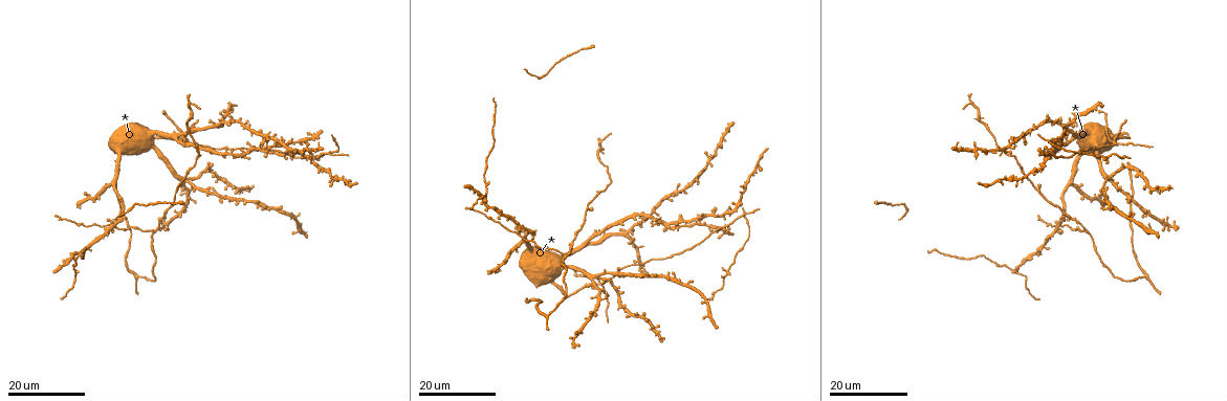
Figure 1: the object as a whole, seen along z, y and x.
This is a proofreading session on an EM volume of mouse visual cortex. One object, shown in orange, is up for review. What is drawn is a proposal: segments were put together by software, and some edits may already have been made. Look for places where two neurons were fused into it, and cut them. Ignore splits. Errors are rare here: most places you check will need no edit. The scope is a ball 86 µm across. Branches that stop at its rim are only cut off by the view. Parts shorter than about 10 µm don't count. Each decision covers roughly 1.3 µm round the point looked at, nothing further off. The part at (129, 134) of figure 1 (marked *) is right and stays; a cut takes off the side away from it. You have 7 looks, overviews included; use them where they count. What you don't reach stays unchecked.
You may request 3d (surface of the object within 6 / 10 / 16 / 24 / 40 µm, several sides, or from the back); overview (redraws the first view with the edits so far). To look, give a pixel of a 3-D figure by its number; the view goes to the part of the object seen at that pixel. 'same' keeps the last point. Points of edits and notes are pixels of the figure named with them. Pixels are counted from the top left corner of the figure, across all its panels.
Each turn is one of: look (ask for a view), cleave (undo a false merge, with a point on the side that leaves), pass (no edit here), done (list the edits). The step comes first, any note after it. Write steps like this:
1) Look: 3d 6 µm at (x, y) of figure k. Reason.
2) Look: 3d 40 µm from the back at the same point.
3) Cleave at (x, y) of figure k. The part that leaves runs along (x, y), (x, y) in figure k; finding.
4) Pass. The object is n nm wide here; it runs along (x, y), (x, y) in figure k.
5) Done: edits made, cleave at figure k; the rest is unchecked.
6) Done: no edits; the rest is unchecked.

Look: 3d 16 µm at (1115, 145) of figure 1. Four arms meet.

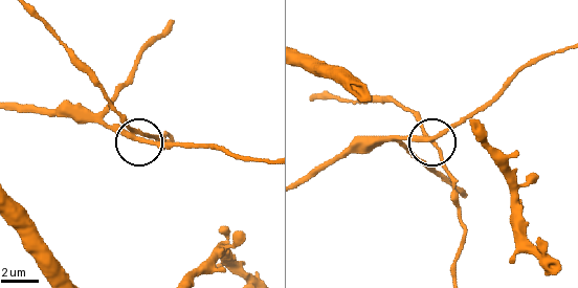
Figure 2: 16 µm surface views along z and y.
Look: 3d 6 µm at (435, 139) of figure 2.

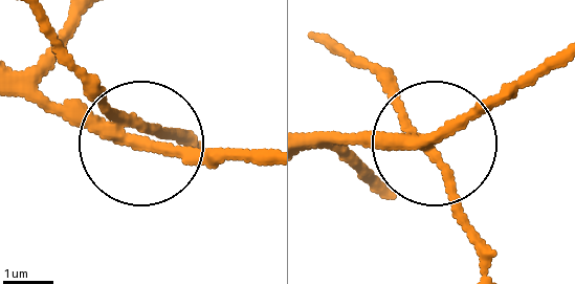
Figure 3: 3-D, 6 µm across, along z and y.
Cleave at (40, 106) of figure 3. The part that leaves runs along (116, 134), (262, 147) in figure 3; two neurons meet here.

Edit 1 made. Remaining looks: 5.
Look: 3d 24 µm at (217, 125) of figure 1. Two arms in line, one across.

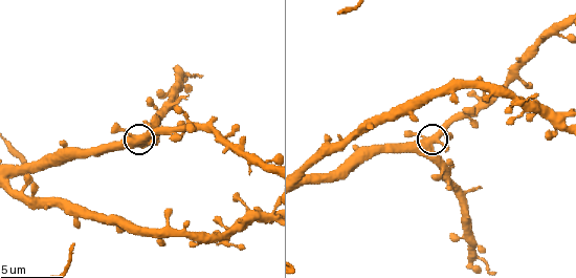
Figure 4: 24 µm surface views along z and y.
Look: 3d 10 µm at (436, 139) of figure 4. Closer look.

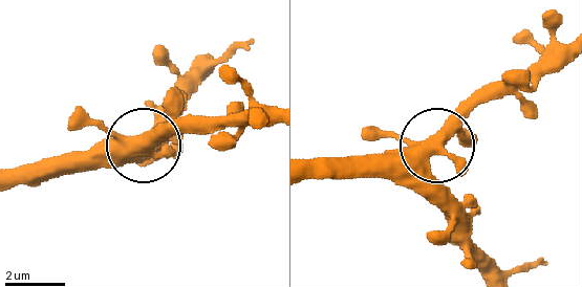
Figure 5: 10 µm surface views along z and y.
Pass. 3 arms meet here; it runs along (15, 172), (120, 161), (157, 118) in figure 5; one neuron here.

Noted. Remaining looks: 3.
Look: 3d 16 µm at (224, 235) of figure 2.

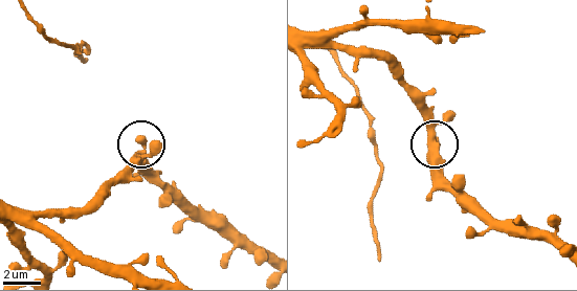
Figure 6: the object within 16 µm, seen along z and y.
Look: 3d 16 µm from the back at (145, 142) of figure 6. From behind.

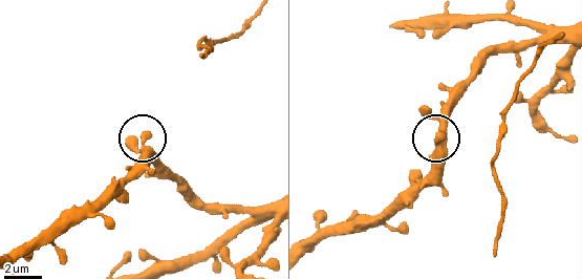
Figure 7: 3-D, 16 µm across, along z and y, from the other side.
Pass. The object is 410 nm wide here; it runs along (267, 204), (207, 204), (143, 143), (141, 176) in figure 7; one neuron here.

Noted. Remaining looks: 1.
Done: edits made, cleave at figure 3; the rest is unchecked.

